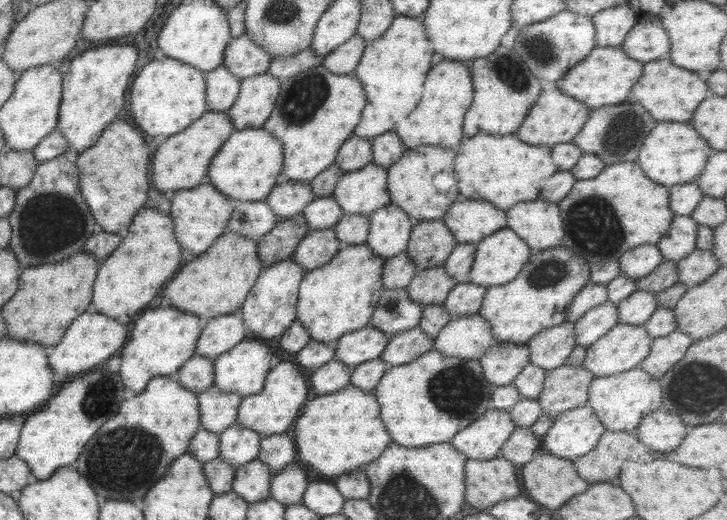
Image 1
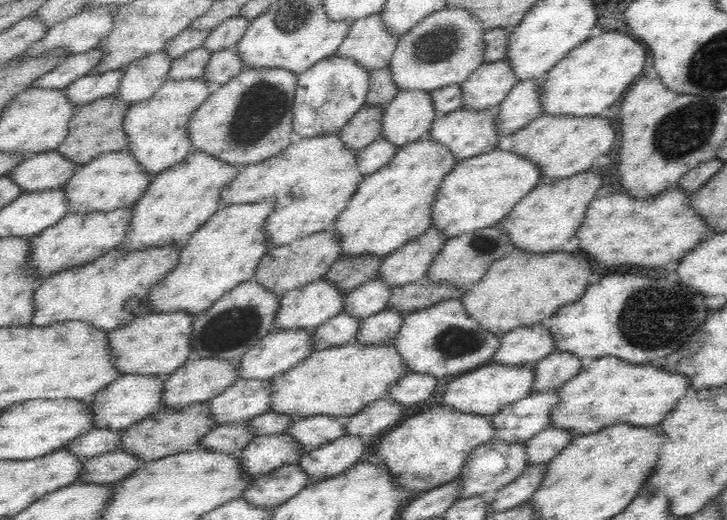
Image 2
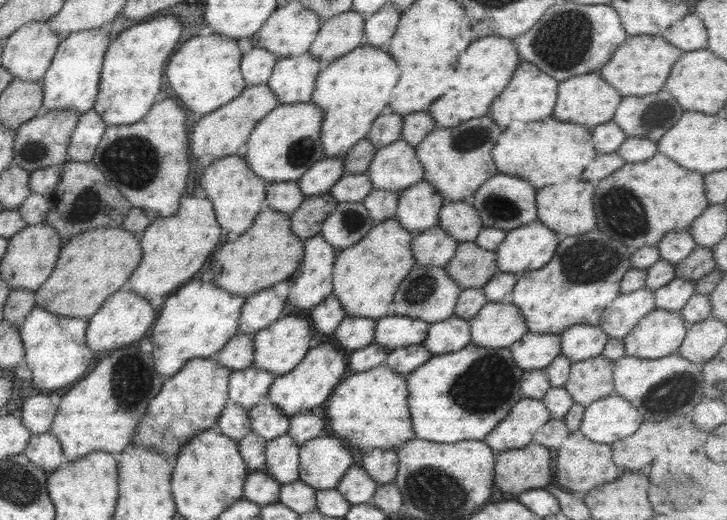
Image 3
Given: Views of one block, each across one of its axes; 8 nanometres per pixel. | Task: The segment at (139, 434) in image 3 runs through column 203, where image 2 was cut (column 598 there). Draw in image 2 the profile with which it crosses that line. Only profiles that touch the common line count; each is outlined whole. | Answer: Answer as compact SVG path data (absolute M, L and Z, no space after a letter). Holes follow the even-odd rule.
M618 357L587 361L582 370L560 388L561 404L553 415L553 426L572 429L584 435L614 424L656 427L691 390L688 375L676 373L659 363L639 365Z

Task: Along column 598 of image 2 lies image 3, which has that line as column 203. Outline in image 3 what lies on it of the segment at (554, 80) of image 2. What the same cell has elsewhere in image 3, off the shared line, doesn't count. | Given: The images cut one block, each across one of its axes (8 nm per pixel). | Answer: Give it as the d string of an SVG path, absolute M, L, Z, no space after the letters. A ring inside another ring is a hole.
M209 34L209 36L196 35L189 38L168 59L164 68L164 78L169 84L167 90L185 110L189 124L233 100L246 87L239 70L241 57L242 54L235 40Z

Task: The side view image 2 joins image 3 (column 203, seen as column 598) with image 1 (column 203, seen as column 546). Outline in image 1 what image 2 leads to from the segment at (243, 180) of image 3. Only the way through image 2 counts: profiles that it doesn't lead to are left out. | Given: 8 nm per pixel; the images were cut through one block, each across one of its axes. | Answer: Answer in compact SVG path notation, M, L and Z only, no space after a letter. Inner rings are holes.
M206 179L193 188L175 191L170 202L168 215L173 221L175 238L183 250L189 250L196 255L209 248L211 243L223 233L235 205Z

